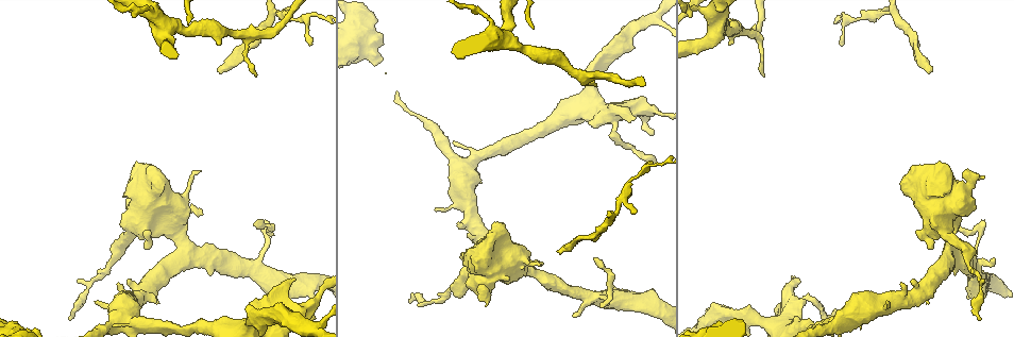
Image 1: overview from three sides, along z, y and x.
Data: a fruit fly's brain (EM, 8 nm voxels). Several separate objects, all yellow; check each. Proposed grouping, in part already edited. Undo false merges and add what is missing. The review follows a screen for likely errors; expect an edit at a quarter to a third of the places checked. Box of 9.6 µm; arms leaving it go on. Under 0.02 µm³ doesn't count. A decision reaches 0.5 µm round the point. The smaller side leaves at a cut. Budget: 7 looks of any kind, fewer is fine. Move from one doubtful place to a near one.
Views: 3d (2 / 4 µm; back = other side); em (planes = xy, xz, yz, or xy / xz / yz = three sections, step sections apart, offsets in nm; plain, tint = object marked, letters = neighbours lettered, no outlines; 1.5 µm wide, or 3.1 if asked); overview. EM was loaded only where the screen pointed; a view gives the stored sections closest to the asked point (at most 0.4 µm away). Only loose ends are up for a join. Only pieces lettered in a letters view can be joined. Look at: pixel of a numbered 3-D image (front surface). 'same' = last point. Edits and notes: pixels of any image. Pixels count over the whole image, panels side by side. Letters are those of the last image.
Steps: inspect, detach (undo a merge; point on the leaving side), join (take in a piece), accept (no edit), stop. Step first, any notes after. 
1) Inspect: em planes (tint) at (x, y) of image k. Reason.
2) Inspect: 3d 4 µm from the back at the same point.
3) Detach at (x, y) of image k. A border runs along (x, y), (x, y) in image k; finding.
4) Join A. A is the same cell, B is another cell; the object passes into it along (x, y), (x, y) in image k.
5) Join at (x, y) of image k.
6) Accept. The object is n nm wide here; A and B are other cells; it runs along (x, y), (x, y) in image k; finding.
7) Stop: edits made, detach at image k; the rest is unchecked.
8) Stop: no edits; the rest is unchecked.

Inspect: 3d 2 µm at (978, 234) of image 1. Abrupt turn.

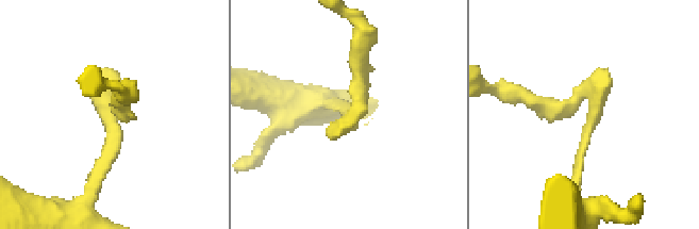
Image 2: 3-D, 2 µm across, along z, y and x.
Inspect: em planes (letters) at (114, 115) of image 2.

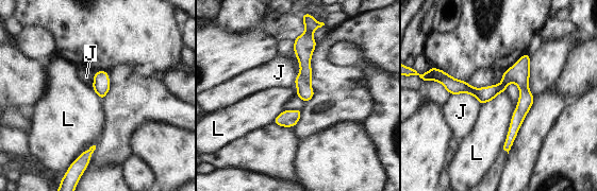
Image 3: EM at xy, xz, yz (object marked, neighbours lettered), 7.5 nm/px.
Accept. J and L are other cells; all the same cell.

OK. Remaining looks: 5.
Inspect: em planes (letters) at (559, 252) of image 1. Branch stops here.

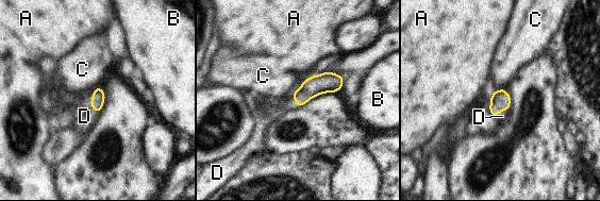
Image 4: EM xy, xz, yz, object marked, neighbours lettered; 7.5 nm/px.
Join D. The longest contact is with D, 180 nm; D is the same cell, A, B and C are other cells; the object passes into it along (97, 101), (90, 102), (84, 116) in image 4; it goes on there.

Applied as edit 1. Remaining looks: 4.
Inspect: 3d 4 µm at (200, 171) of image 1.

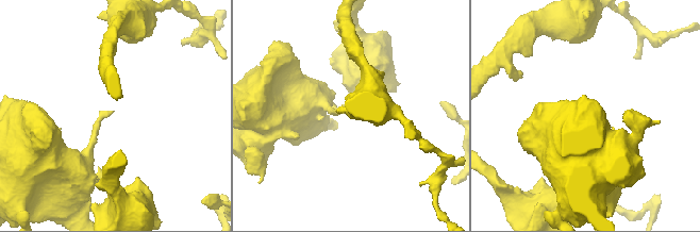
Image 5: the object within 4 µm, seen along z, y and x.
Inspect: em planes (letters) at (110, 114) of image 5.

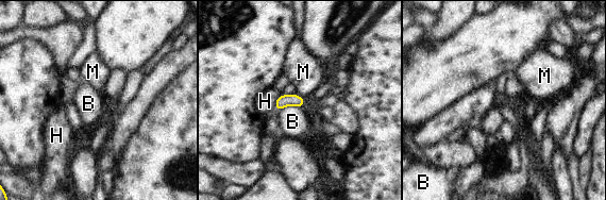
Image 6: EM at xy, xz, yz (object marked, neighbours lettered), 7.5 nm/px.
Accept. B, H and M are other cells; a border runs along (301, 106), (286, 105), (280, 110) in image 6; no lettered piece goes on from it.

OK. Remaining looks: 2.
Stop: edits made, join at image 4; the rest is unchecked.

